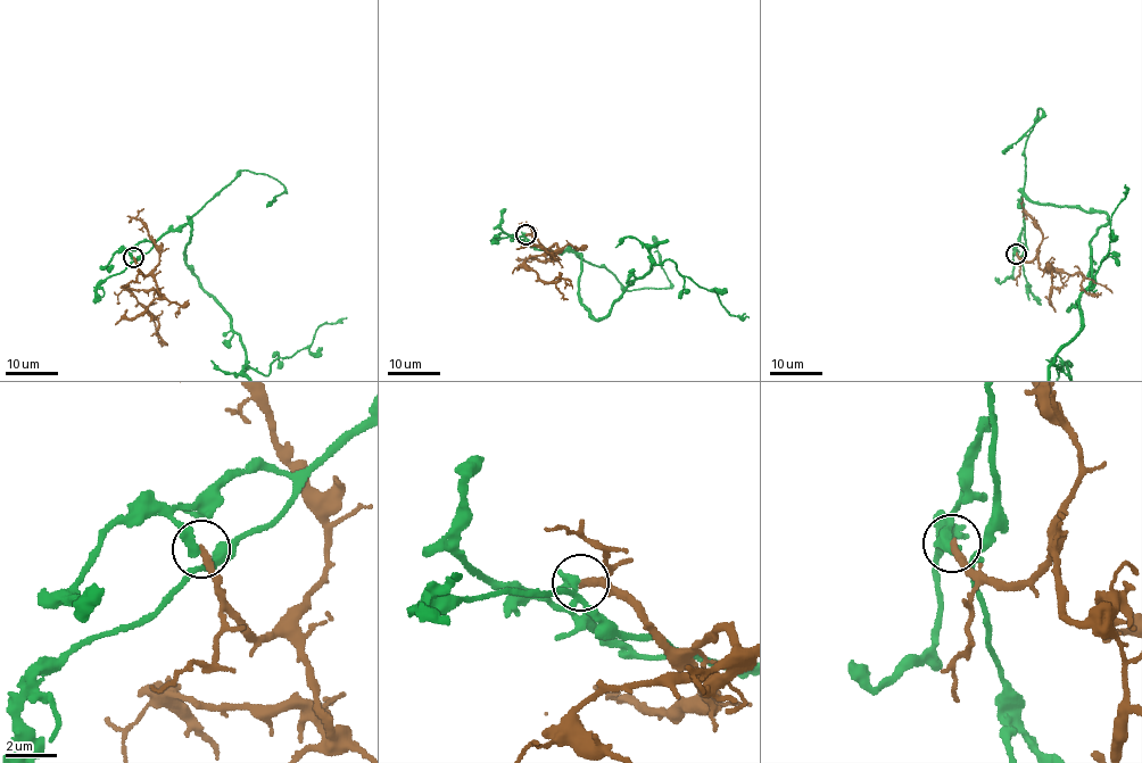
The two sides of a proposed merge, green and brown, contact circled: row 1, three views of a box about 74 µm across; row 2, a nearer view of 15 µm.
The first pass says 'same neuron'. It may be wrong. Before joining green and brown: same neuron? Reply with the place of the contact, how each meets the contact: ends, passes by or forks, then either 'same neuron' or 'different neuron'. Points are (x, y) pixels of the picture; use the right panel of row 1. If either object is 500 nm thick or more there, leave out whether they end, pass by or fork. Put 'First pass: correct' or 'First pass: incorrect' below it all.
place (1016, 254); green passes by; brown ends; different neuron
First pass: incorrect

